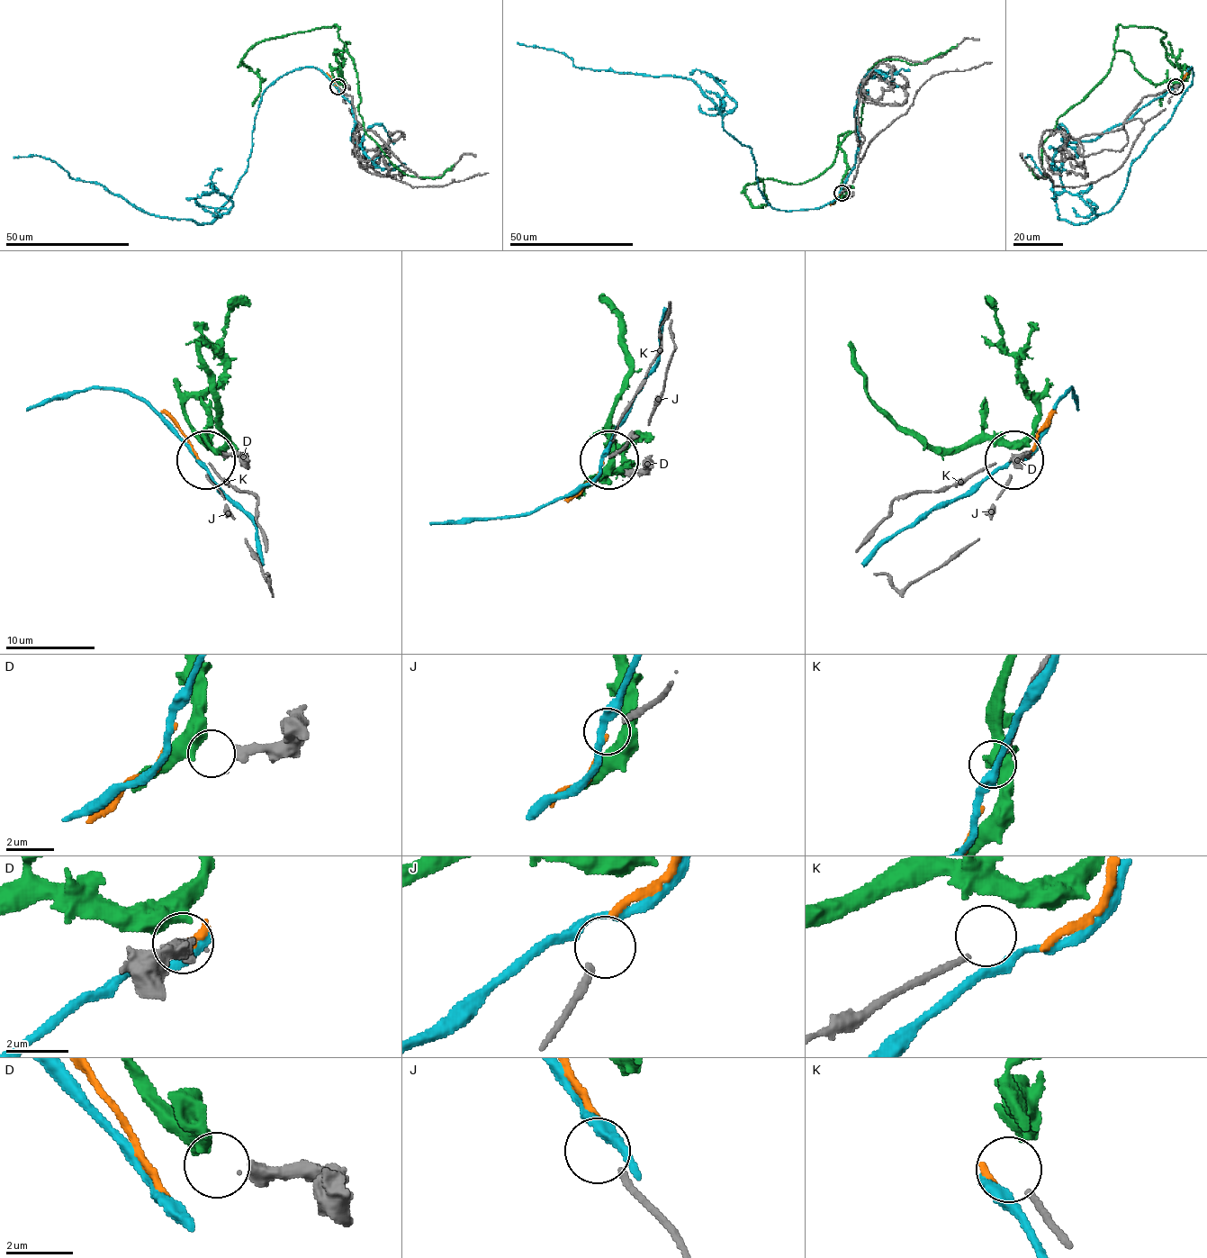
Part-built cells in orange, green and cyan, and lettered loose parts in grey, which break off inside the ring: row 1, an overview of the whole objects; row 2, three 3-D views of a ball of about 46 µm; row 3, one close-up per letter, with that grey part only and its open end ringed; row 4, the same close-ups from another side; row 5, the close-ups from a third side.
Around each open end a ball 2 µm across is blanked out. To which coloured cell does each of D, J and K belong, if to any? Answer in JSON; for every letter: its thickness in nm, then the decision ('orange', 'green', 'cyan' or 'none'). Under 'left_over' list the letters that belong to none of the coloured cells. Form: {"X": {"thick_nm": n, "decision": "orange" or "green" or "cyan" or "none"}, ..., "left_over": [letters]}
{"D": {"thick_nm": 440, "decision": "green"}, "J": {"thick_nm": 240, "decision": "orange"}, "K": {"thick_nm": 180, "decision": "none"}, "left_over": ["K"]}

